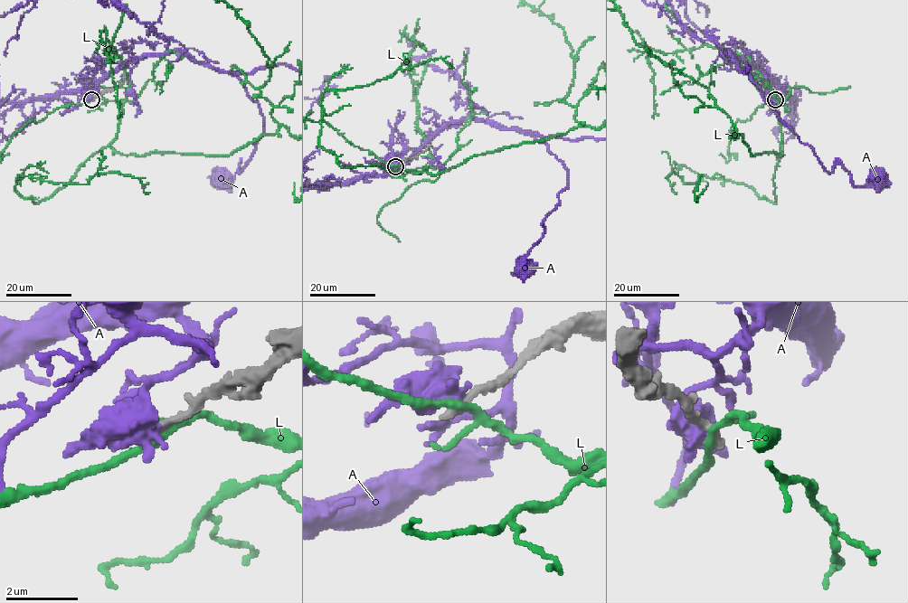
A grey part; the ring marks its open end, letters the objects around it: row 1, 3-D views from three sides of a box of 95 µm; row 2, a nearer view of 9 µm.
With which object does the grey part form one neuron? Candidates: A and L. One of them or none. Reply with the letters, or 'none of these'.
none of these

